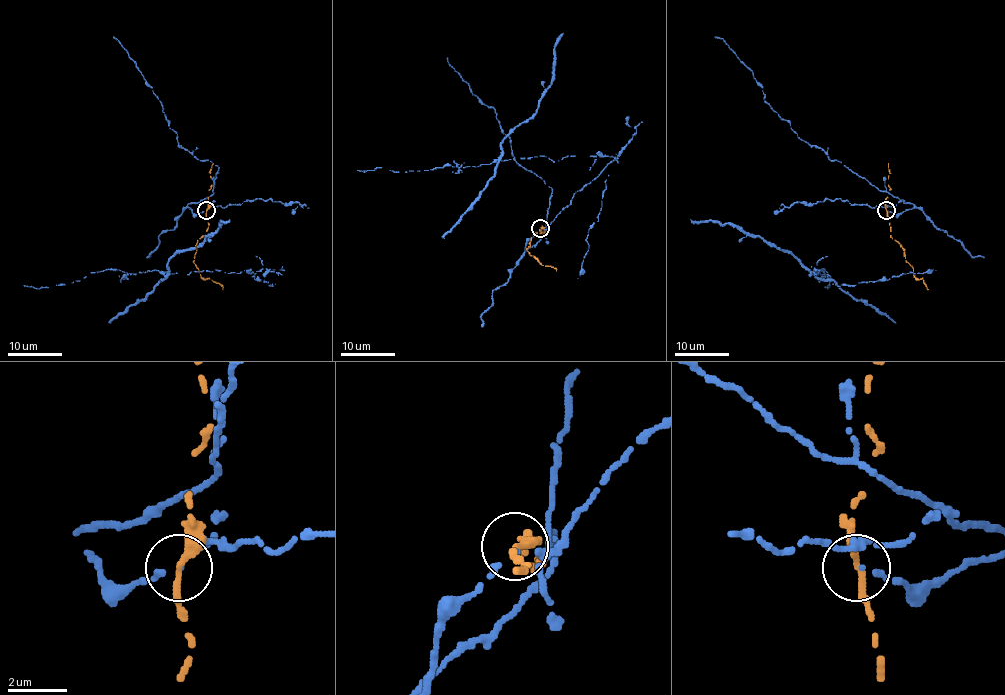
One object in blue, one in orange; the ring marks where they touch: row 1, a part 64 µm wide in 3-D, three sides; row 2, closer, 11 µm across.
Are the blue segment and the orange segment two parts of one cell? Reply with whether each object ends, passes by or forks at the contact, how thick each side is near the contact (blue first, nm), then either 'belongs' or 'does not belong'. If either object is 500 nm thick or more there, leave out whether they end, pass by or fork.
blue ends | orange passes by | 140/260 nm | does not belong

